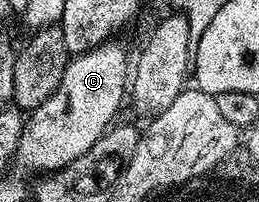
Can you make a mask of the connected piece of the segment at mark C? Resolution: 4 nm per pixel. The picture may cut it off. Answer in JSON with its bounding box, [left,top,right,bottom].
[17,46,128,173]

